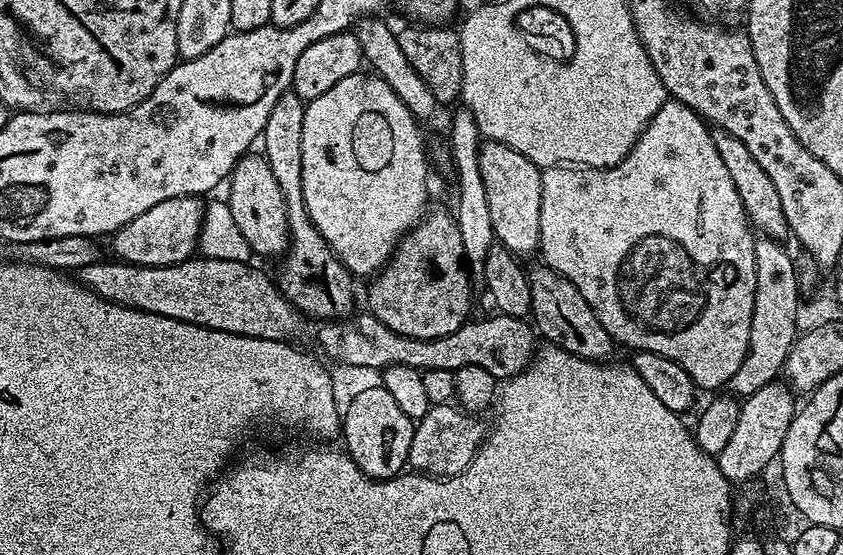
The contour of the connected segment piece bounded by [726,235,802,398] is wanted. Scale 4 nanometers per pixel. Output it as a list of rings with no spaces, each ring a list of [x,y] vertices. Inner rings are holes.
[[[761,235],[754,246],[756,285],[754,314],[750,318],[750,342],[742,366],[734,370],[734,378],[730,378],[726,385],[727,391],[737,398],[762,390],[762,386],[773,383],[783,373],[784,363],[798,335],[795,316],[802,301],[799,271],[791,254],[780,244],[783,243],[779,239]]]

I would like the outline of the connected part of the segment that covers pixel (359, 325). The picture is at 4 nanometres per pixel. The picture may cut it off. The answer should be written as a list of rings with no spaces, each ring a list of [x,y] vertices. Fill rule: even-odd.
[[[361,312],[361,316],[352,314],[343,320],[321,323],[316,332],[321,350],[330,359],[352,368],[383,370],[390,366],[410,366],[423,373],[436,370],[456,373],[462,366],[482,366],[482,370],[490,370],[497,382],[507,382],[527,368],[538,351],[538,336],[533,325],[519,316],[491,314],[485,320],[472,318],[454,334],[423,340],[398,334],[390,330],[390,326],[378,322],[371,312]]]

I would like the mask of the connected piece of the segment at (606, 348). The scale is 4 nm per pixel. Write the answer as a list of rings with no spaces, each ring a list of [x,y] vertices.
[[[542,264],[539,267],[528,272],[528,281],[532,287],[530,316],[534,321],[535,331],[543,339],[545,336],[549,345],[566,350],[578,358],[607,361],[611,357],[608,355],[611,354],[612,348],[614,349],[614,341],[610,334],[606,334],[606,326],[598,322],[598,314],[590,310],[590,302],[582,298],[578,286],[574,286],[570,278],[558,274],[547,265]]]

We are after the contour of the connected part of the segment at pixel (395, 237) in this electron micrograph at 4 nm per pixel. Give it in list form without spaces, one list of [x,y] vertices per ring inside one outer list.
[[[363,71],[355,72],[350,78],[342,78],[342,82],[338,82],[338,86],[330,86],[330,90],[326,90],[326,94],[318,94],[318,98],[307,101],[302,118],[302,198],[306,202],[306,210],[310,214],[314,226],[322,234],[322,238],[326,238],[330,250],[356,278],[360,278],[360,276],[375,277],[376,273],[392,257],[392,252],[400,243],[401,238],[424,219],[426,209],[429,207],[427,204],[430,160],[426,155],[426,148],[424,152],[424,140],[420,137],[421,125],[398,98],[398,94],[384,80],[376,74],[364,75]]]

